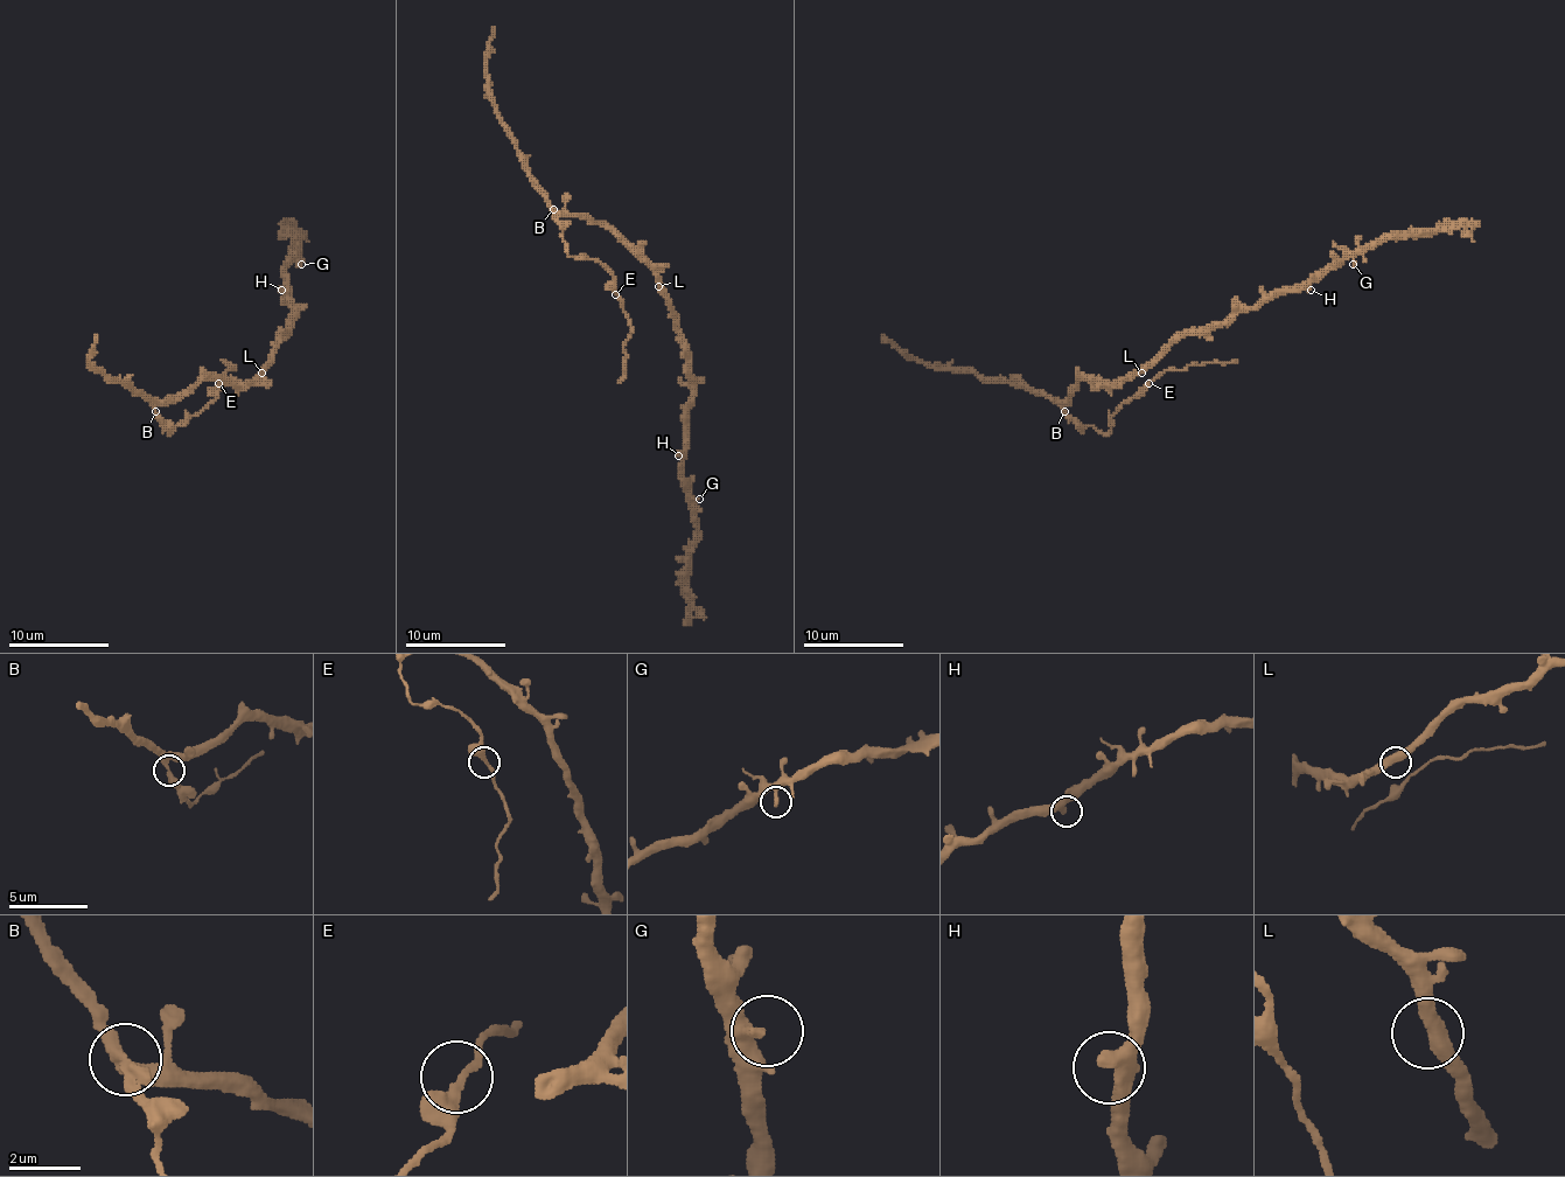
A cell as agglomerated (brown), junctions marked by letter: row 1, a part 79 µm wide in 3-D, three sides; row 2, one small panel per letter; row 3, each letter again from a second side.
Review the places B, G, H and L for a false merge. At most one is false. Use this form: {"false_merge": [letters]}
{"false_merge": ["B"]}

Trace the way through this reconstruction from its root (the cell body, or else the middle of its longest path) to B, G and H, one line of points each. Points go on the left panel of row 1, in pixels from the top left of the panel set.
B: (264, 368), (246, 383), (195, 383), (188, 390), (160, 401), (155, 410)
G: (264, 368), (273, 345), (288, 329), (294, 312), (288, 301), (286, 264), (294, 257), (301, 264)
H: (264, 368), (273, 345), (288, 329), (294, 312), (288, 292), (281, 290)

